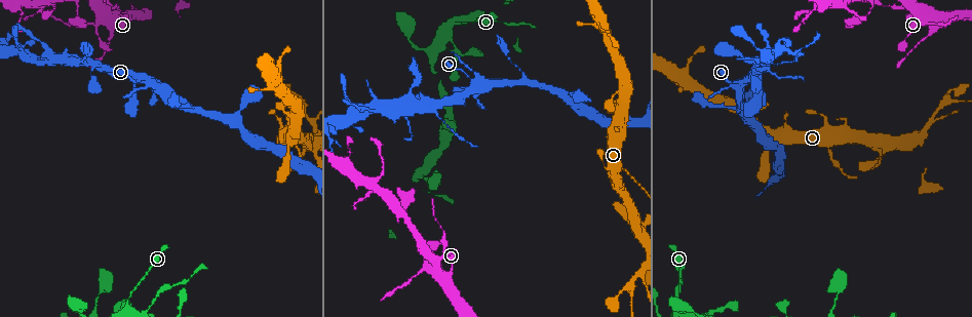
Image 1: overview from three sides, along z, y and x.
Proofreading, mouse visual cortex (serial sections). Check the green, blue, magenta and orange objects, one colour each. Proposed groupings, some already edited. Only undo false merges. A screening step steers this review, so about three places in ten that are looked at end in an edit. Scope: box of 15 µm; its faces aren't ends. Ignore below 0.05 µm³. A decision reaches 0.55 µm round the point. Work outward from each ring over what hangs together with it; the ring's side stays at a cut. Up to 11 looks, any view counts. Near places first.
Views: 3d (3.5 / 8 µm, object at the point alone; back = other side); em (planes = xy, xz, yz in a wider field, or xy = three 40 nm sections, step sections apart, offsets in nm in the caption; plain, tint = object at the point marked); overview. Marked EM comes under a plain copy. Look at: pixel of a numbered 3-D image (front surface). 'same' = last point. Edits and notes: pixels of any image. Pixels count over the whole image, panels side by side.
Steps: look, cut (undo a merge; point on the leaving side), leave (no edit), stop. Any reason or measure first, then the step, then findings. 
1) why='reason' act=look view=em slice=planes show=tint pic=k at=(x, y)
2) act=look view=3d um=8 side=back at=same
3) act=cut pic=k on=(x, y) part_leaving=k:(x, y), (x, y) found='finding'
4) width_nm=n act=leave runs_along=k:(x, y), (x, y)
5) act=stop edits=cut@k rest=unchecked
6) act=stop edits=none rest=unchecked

why='branch point' act=look view=3d um=3.5 pic=1 at=(104, 10)

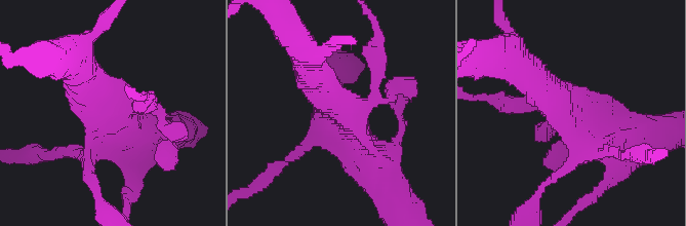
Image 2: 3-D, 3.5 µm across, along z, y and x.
why='need the tissue' act=look view=em slice=xy step=2 show=tint pic=2 at=(341, 110)

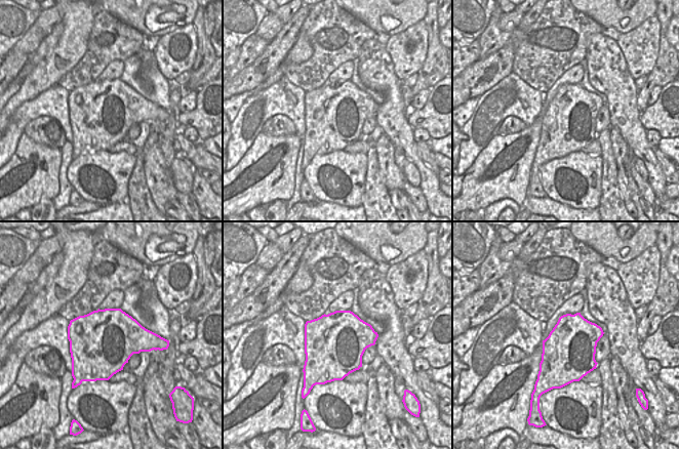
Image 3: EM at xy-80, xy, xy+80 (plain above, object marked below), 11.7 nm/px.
width_nm=700 act=leave runs_along=2:(377, 154), (361, 146), (311, 67) found='all the same cell'

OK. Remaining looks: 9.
why='arms part here' act=look view=3d um=3.5 pic=1 at=(30, 59)

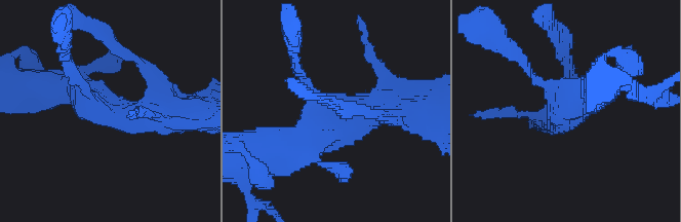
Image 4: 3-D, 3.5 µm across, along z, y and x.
arms=3 arm_widths_nm=150,450,450 why='now the EM' act=look view=em slice=xy step=5 show=tint pic=4 at=(337, 122)

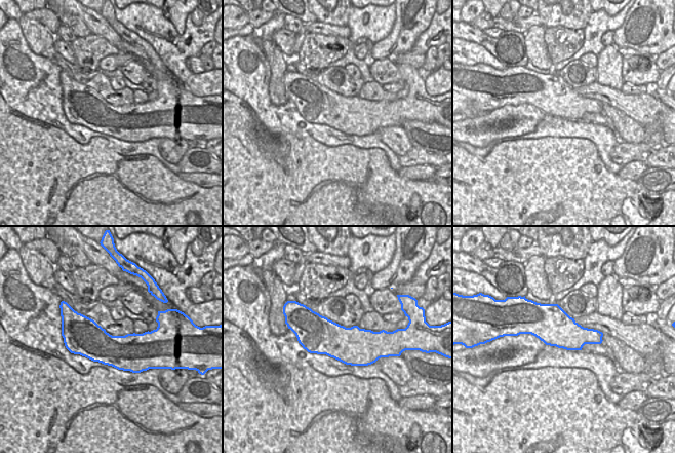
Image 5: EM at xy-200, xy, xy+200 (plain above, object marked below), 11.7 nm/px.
act=leave runs_along=4:(408, 110), (370, 110), (282, 146) found='all the same cell'

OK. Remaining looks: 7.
why='sudden change in width' act=look view=3d um=3.5 pic=1 at=(297, 147)

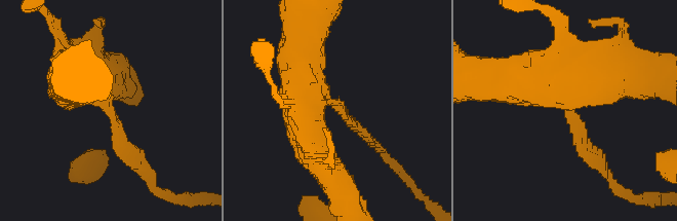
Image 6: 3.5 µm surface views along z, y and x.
arm_widths_nm=150,700 why='need the tissue' act=look view=em slice=xy step=2 show=tint pic=6 at=(341, 107)

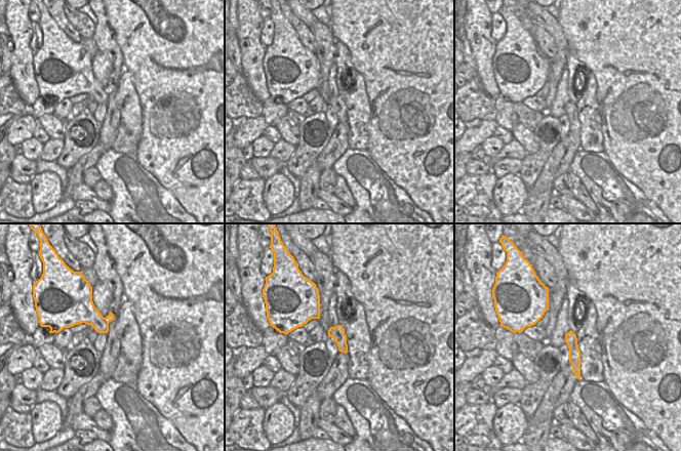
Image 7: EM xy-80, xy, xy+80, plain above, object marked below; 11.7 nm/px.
act=look view=em slice=xy step=3 show=tint at=same

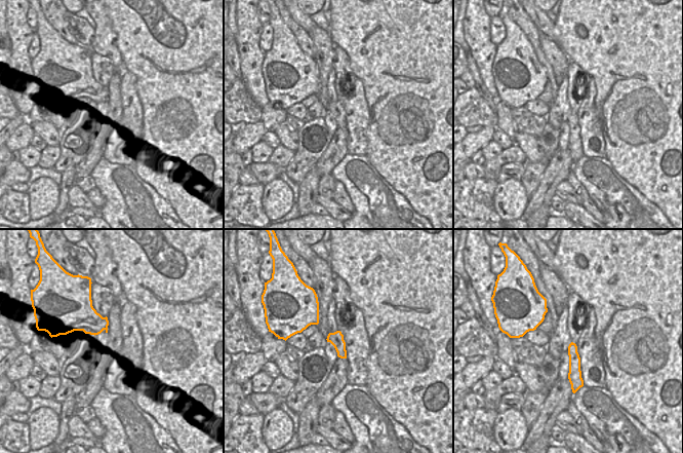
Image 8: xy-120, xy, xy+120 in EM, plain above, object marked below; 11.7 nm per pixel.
act=cut pic=6 on=(575, 135) part_leaving=6:(568, 111), (575, 140), (610, 181) found='a second cell is stuck on'

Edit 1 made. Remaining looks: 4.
why='redraw' act=look view=overview

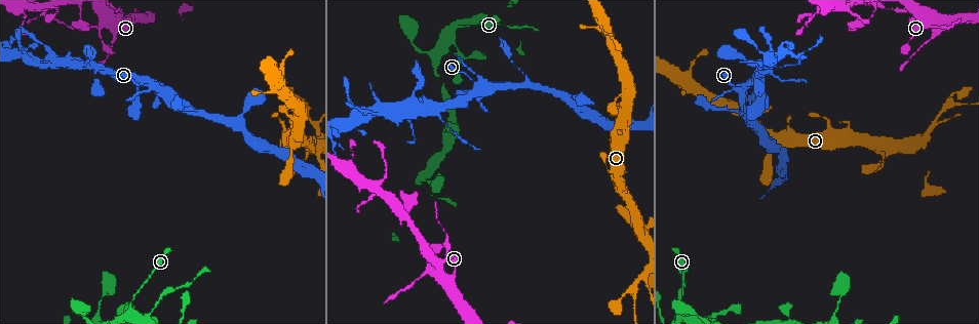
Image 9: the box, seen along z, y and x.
why='two arms in line, one across' act=look view=3d um=8 pic=9 at=(944, 109)

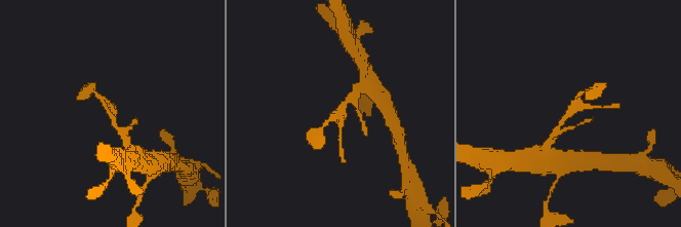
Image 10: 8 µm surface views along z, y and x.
arms=3 arm_widths_nm=150,200,200 act=look view=em slice=xy step=5 show=tint pic=10 at=(569, 112)

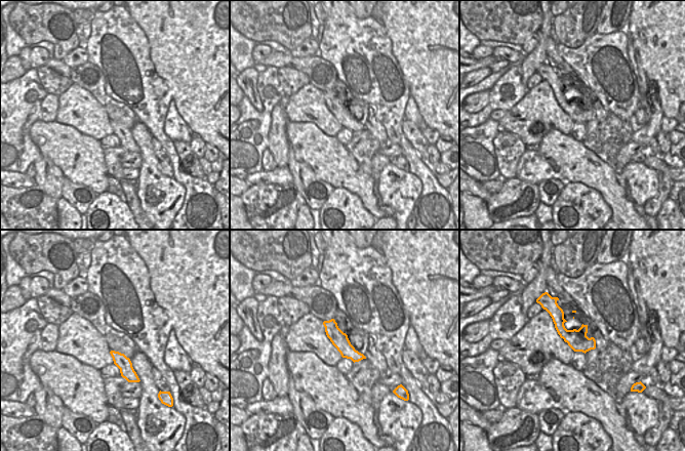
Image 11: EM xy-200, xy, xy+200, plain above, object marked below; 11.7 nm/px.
act=leave runs_along=11:(555, 309), (569, 336), (593, 345) found='one cell here'

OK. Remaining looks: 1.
act=stop edits=cut@6 rest=unchecked

